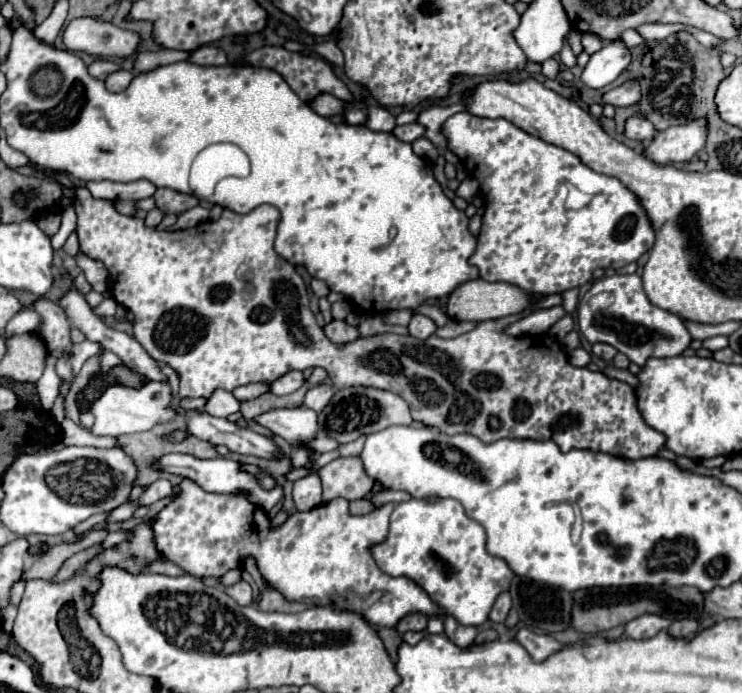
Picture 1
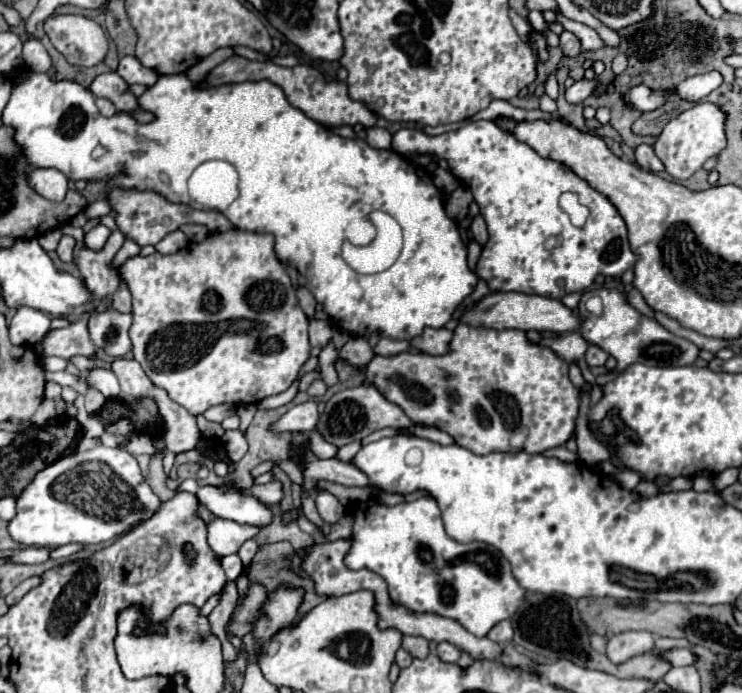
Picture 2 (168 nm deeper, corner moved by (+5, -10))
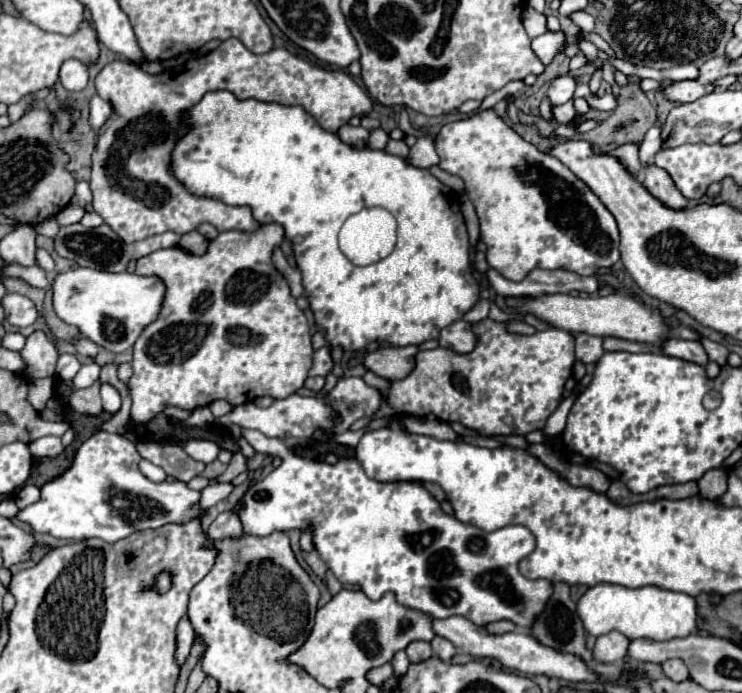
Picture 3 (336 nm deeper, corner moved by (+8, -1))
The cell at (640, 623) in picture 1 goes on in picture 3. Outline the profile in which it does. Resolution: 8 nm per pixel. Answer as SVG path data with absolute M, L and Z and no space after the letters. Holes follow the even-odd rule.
M609 632L597 638L593 646L593 660L603 664L621 664L627 658L627 638L621 632Z

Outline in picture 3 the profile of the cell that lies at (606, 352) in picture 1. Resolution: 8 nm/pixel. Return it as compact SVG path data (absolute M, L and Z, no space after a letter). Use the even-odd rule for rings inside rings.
M577 334L577 360L581 360L583 364L593 364L595 358L599 358L599 354L603 354L601 348L601 338L599 336L589 336L589 334Z

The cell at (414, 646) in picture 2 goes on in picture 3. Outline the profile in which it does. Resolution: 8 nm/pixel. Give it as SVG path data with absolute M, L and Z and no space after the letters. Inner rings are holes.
M411 642L411 646L407 646L405 652L407 652L411 664L425 662L425 660L429 660L433 656L433 650L431 650L429 642Z

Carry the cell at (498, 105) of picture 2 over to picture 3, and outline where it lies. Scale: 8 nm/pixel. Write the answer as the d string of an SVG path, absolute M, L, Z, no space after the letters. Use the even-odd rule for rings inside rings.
M569 100L565 104L552 106L553 114L559 124L569 123L574 119L577 112L575 111L573 100Z

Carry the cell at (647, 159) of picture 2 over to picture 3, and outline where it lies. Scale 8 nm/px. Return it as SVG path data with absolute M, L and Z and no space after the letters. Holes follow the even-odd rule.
M657 166L645 168L645 188L671 210L689 208L689 200L683 198L679 190L675 190L675 186L671 186L671 178L667 178L667 174L663 174L663 170L659 170Z

